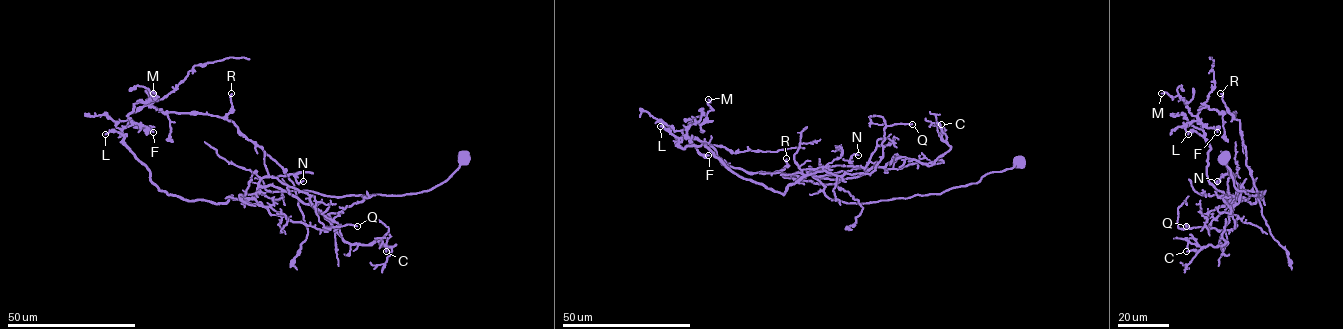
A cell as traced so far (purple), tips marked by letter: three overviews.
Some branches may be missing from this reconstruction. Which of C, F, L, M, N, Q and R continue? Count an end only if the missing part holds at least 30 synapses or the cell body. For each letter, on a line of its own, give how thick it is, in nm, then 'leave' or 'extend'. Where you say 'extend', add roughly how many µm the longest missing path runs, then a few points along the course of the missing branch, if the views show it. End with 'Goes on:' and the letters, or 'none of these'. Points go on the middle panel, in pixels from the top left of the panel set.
C: 200 nm | leave
F: 150 nm | leave
L: 200 nm | extend | 50 µm | (660, 126), (630, 106), (620, 106), (618, 101), (633, 106), (629, 101)
M: 110 nm | leave
N: 170 nm | leave
Q: 190 nm | leave
R: 200 nm | leave
Goes on: L

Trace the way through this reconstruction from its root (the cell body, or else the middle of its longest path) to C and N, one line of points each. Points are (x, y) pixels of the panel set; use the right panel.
C: (1224, 157), (1237, 190), (1260, 197), (1265, 192), (1240, 185), (1219, 242), (1227, 242), (1186, 251)
N: (1224, 157), (1222, 161), (1230, 170), (1237, 190), (1260, 197), (1265, 190), (1246, 191), (1231, 172), (1217, 181)

